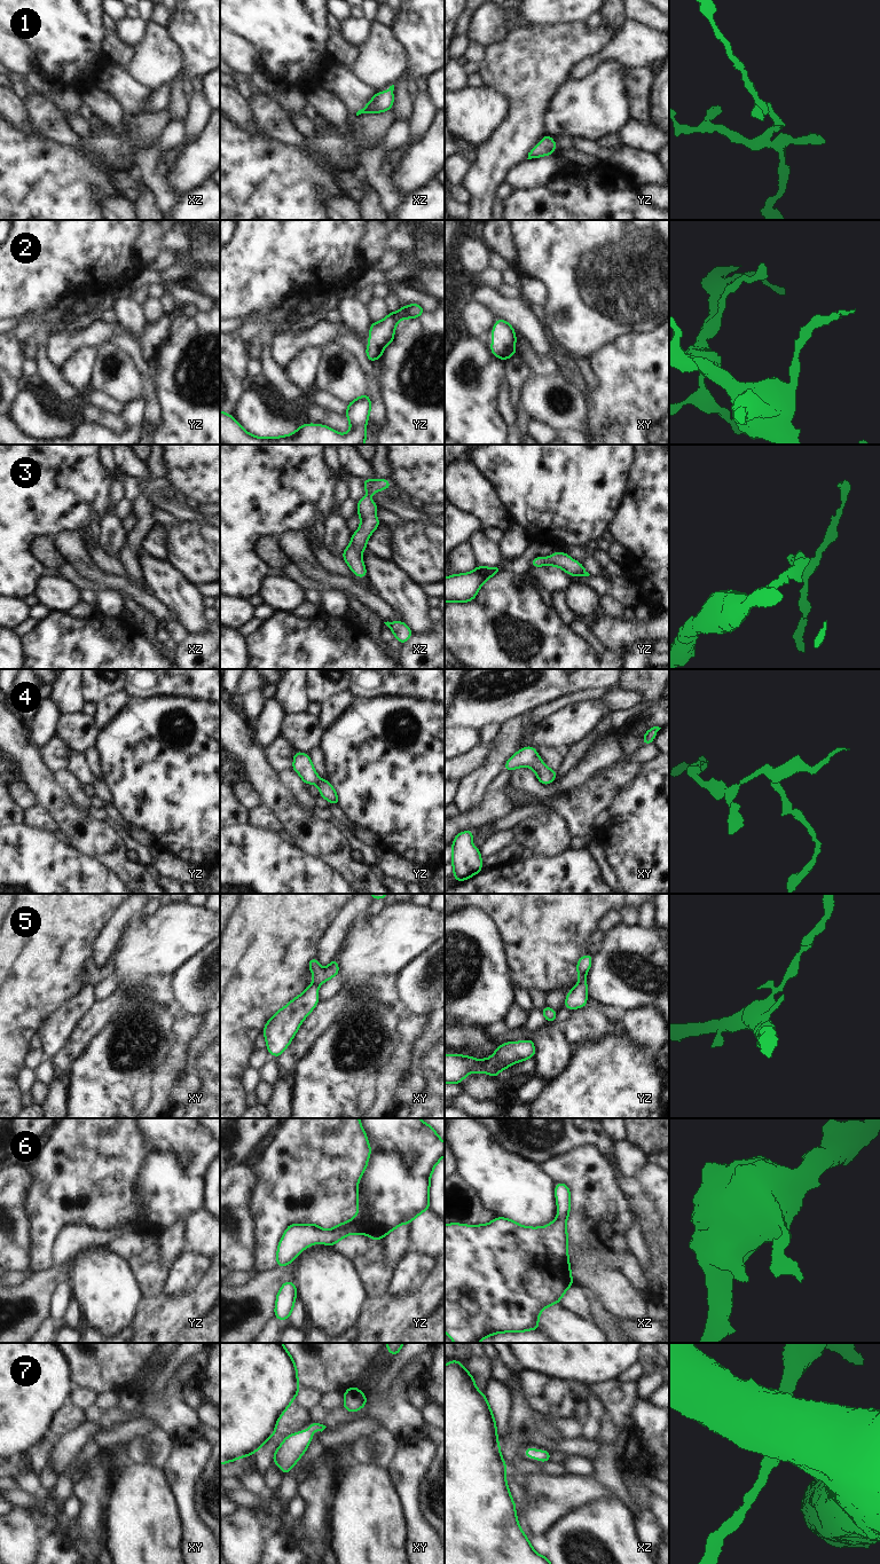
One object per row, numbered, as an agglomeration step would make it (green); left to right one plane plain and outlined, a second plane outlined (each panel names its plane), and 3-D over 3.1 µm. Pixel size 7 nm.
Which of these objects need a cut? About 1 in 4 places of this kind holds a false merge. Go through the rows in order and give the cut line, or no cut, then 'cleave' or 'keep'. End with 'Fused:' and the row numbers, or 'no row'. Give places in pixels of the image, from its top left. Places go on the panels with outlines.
1: cut none; keep
2: cut none; keep
3: cut none; keep
4: cut none; keep
5: cut none; keep
6: cut none; keep
7: cut none; keep
Fused: no row

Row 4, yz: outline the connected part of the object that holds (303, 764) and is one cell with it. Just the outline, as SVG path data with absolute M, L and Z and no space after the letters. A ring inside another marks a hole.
M294 752L292 769L299 773L302 781L308 784L315 784L320 788L320 795L329 801L331 804L338 805L339 799L332 787L332 785L324 779L321 779L312 763L308 754L301 752Z

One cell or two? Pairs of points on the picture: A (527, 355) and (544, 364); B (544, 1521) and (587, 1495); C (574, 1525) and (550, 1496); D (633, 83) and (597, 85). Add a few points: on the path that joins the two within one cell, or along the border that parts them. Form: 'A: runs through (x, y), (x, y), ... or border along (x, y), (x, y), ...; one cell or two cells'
A: runs through (532, 359), (540, 364); one cell
B: runs through (555, 1510), (570, 1495), (576, 1495); one cell
C: border along (590, 1503), (573, 1509), (545, 1533); two cells
D: border along (626, 69), (625, 93), (629, 110); two cells

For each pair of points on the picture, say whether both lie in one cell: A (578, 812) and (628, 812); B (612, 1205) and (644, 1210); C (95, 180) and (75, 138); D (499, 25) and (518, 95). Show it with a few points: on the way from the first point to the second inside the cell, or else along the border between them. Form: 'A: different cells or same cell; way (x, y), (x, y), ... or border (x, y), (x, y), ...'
A: different cells; border (622, 787), (605, 809)
B: different cells; border (617, 1184), (627, 1196), (631, 1209)
C: different cells; border (50, 136), (61, 142), (79, 143), (81, 141)
D: different cells; border (510, 30), (504, 38), (484, 47)

